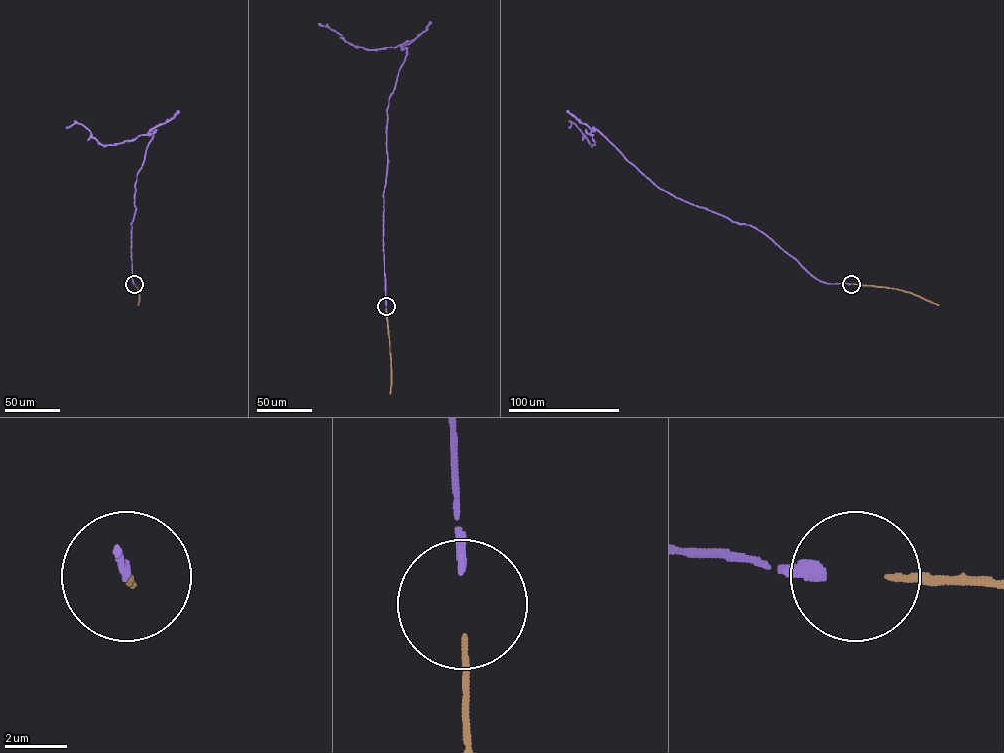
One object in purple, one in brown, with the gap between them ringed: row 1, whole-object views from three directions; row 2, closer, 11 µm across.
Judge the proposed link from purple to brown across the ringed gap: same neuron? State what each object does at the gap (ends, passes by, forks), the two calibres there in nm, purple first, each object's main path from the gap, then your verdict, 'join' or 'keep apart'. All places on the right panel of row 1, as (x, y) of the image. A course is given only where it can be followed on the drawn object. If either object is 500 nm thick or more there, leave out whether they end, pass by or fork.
purple ends; brown ends; calibres 320 and 180 nm; course purple (850, 284), (819, 281), (756, 228), (658, 187), (598, 131), (592, 128), (591, 145), (574, 123), (568, 127); course brown (853, 284), (901, 290), (939, 304); join

